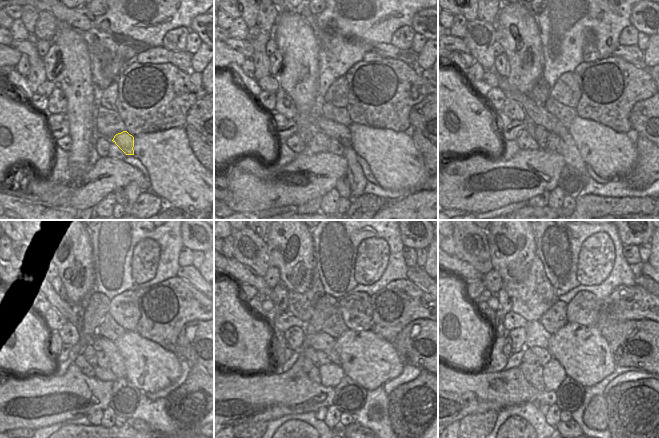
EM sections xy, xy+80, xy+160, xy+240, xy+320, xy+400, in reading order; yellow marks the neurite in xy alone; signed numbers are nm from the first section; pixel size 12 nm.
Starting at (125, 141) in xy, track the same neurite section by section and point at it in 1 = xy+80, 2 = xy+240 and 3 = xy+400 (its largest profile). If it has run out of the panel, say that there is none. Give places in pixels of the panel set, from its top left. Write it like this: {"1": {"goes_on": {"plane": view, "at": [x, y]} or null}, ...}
{"1": {"goes_on": {"plane": "xy+80", "at": [341, 133]}}, "2": {"goes_on": {"plane": "xy+240", "at": [62, 307]}}, "3": {"goes_on": {"plane": "xy+400", "at": [466, 271]}}}

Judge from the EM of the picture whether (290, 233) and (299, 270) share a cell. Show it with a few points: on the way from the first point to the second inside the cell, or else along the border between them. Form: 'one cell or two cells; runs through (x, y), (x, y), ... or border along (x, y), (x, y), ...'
one cell; runs through (290, 242), (292, 258), (295, 261)

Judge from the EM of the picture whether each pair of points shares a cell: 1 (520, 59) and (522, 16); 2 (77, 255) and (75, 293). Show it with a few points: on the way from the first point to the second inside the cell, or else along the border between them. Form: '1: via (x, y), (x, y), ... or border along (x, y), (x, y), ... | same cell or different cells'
1: via (523, 48), (522, 27) | same cell
2: via (85, 265), (87, 270), (84, 285) | same cell

